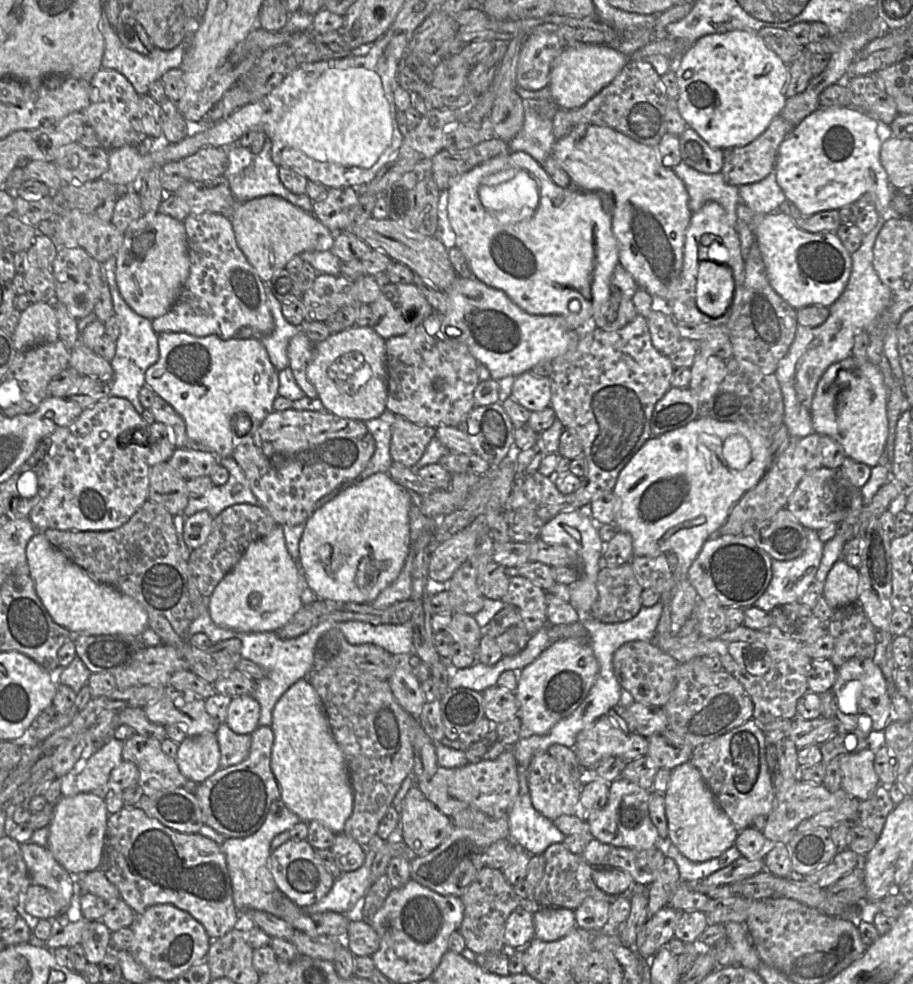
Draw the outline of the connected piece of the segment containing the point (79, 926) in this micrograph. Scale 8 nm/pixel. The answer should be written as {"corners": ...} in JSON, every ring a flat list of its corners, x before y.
{"corners":[[60,913,51,920,51,935,46,941,46,948,55,949,57,947,74,946,81,943,83,931,89,921,84,917,72,922,66,913]]}

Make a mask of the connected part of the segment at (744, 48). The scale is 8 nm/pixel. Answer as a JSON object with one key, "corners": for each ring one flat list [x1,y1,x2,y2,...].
{"corners":[[731,30,721,34,711,34,700,38,684,51,676,76,679,85,677,102,682,118,686,121,688,127,694,129,712,148,719,149,746,146,756,140,768,128,772,120,779,116,783,110,787,100,786,89,790,82,788,65,765,44,758,33,746,30]]}

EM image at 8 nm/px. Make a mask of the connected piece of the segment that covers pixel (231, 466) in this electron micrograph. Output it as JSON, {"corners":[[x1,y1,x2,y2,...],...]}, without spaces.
{"corners":[[232,457,218,459,219,464,228,470,227,482,221,486,213,485,199,498,190,498,184,510,185,516,189,517,196,512,206,510,215,518,224,509,234,504,260,505,239,464]]}

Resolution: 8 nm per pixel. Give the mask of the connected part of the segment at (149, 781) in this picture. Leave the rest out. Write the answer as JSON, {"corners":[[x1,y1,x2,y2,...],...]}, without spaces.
{"corners":[[135,733,124,742,122,758,137,766,138,785,145,796,181,788,187,780,180,772,176,759,166,755,161,742,156,739]]}

